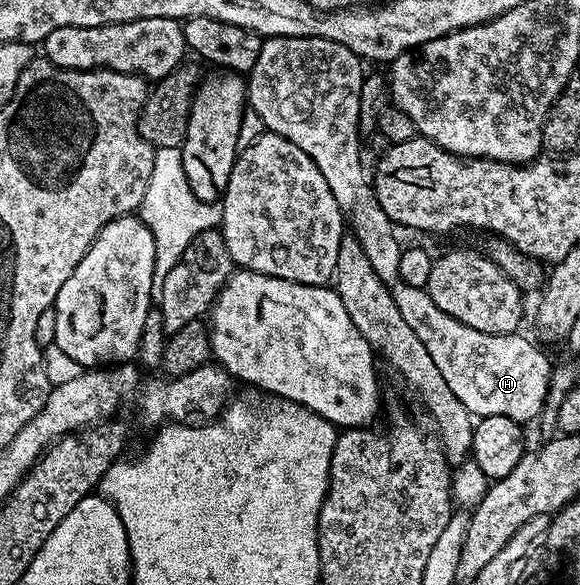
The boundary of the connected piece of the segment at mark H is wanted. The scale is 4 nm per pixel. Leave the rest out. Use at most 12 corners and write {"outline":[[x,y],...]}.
{"outline":[[267,38],[247,75],[264,129],[323,172],[395,307],[478,419],[540,414],[551,358],[447,316],[401,278],[361,163],[362,59]]}

